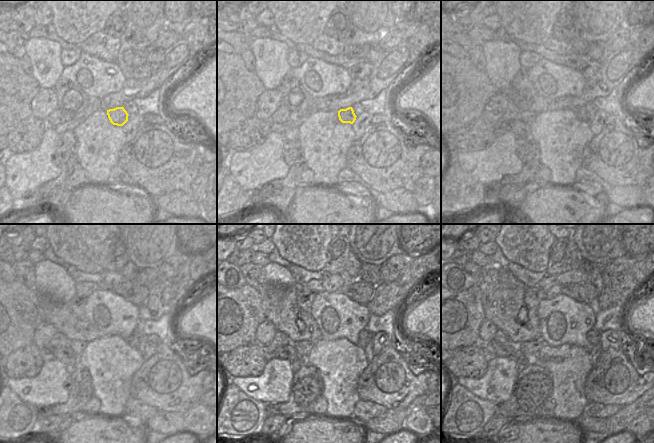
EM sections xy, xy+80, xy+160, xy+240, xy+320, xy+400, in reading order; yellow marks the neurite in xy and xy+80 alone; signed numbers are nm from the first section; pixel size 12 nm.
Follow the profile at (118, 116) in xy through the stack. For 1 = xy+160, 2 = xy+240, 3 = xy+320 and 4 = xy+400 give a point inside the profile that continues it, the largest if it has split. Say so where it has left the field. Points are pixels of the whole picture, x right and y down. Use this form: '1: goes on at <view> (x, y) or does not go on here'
1: goes on at xy+160 (585, 113)
2: goes on at xy+240 (134, 340)
3: goes on at xy+320 (365, 337)
4: goes on at xy+400 (593, 336)

